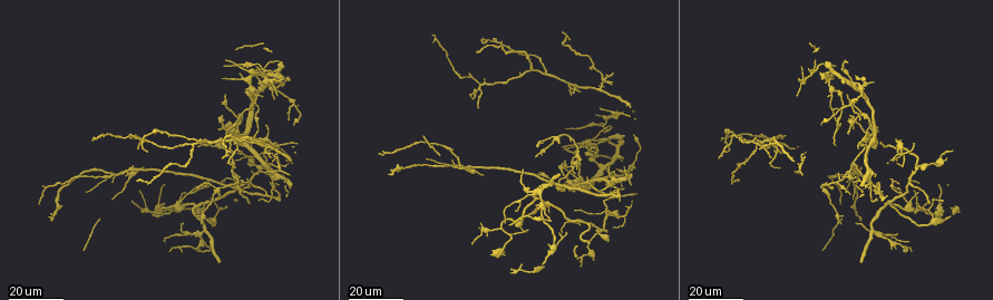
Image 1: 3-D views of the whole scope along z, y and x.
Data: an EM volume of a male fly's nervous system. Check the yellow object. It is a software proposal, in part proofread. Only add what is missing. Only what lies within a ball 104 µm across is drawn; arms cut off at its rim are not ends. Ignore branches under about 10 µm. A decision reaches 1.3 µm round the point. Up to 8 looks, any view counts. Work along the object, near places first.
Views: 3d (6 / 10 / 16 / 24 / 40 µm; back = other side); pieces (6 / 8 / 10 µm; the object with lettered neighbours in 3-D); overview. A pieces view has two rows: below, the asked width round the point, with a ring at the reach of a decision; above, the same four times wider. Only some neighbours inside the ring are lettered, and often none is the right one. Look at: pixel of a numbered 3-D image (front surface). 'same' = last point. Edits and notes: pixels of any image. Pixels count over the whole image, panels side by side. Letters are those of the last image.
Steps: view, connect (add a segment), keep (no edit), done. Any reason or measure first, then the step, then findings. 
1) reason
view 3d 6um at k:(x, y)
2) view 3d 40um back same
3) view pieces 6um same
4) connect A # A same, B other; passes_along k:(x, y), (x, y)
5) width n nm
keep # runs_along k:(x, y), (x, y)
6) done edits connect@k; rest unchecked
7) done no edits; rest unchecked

branch stops here
view 3d 24um at 1:(939, 183)

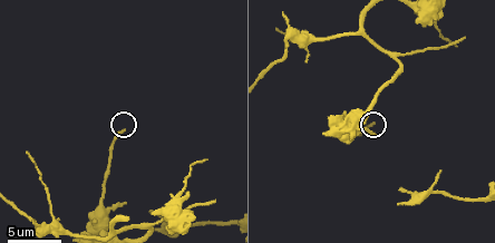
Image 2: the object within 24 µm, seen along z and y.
what lies round it
view pieces 10um at 2:(372, 125)

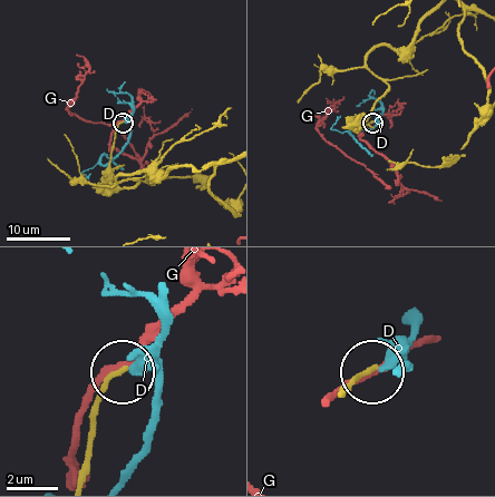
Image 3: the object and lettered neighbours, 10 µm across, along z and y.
keep # D other, G other; runs_along 3:(79, 476), (94, 399), (119, 373); no lettered segment goes on from it

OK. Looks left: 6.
view pieces 6um at 2:(122, 204)

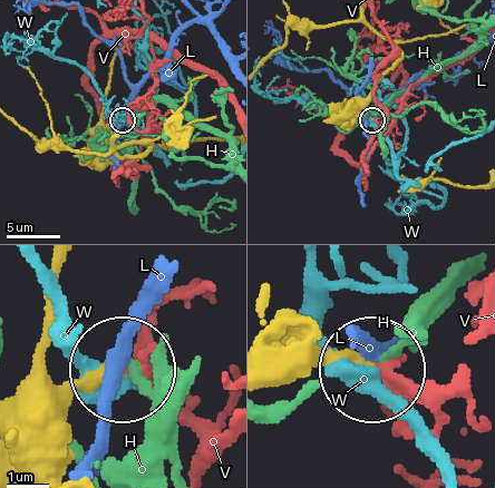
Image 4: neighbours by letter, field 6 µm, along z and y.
width 220 nm
keep # H other, L other, V other, W other; runs_along 4:(312, 340), (372, 369); none of them fits

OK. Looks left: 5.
view 3d 16um at 1:(791, 146)

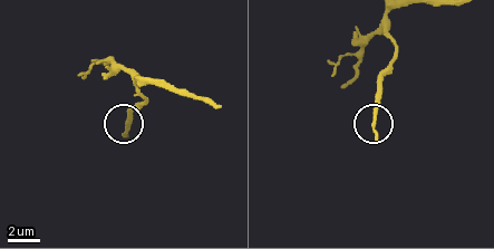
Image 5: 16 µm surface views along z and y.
view pieces 6um at 5:(375, 138)

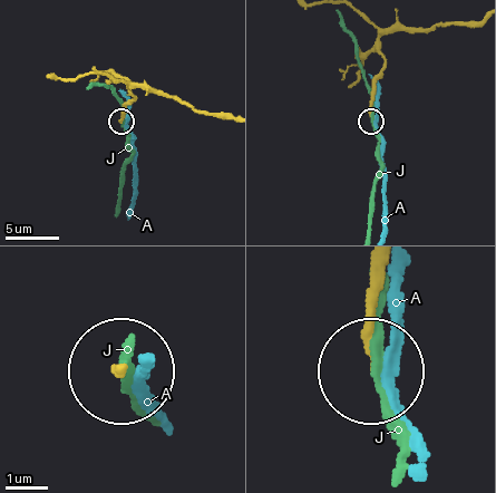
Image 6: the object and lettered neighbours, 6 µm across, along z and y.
keep # A other, J other; runs_along 6:(451, 21), (381, 35), (383, 64), (370, 119); none of them fits

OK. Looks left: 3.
an open end
view 3d 6um at 2:(213, 200)

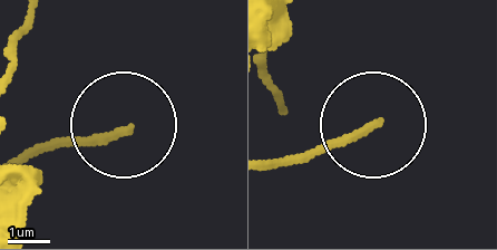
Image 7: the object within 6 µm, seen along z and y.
view pieces 8um at 7:(127, 128)

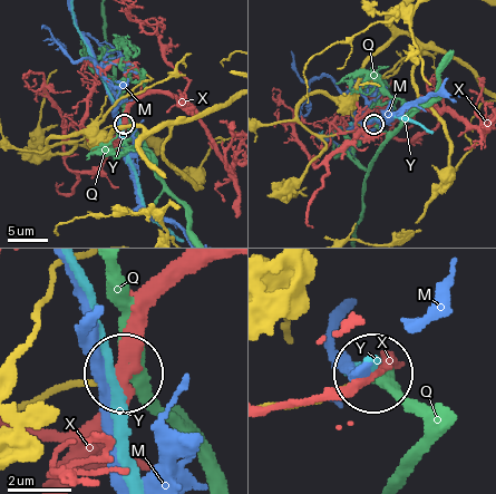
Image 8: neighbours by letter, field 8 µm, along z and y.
keep # M other, Q other, X other, Y other; none of them fits

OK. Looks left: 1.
done no edits; rest unchecked

